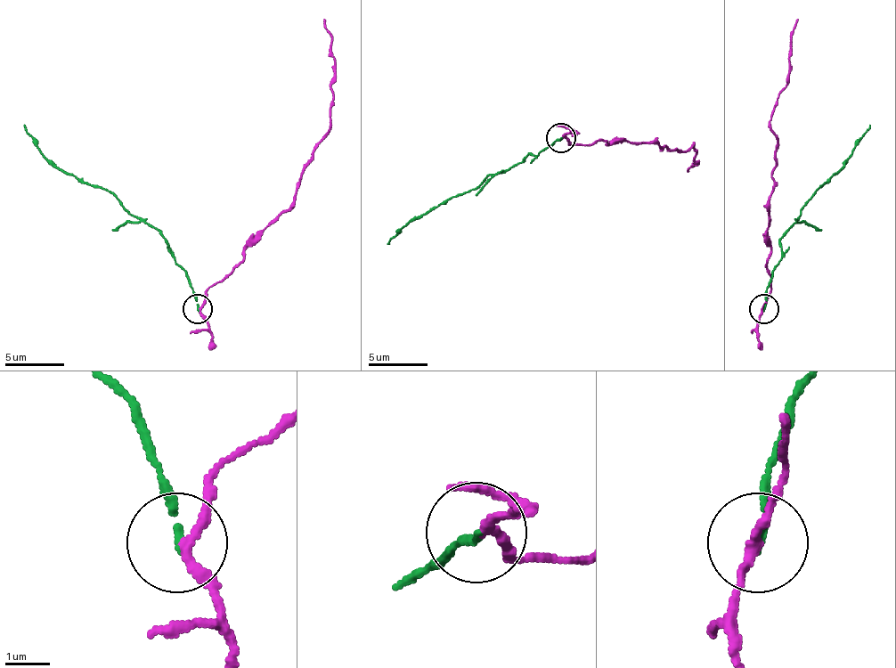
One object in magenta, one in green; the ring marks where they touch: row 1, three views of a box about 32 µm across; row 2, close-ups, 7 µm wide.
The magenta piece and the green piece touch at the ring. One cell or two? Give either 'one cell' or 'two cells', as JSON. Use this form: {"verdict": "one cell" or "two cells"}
{"verdict": "two cells"}

